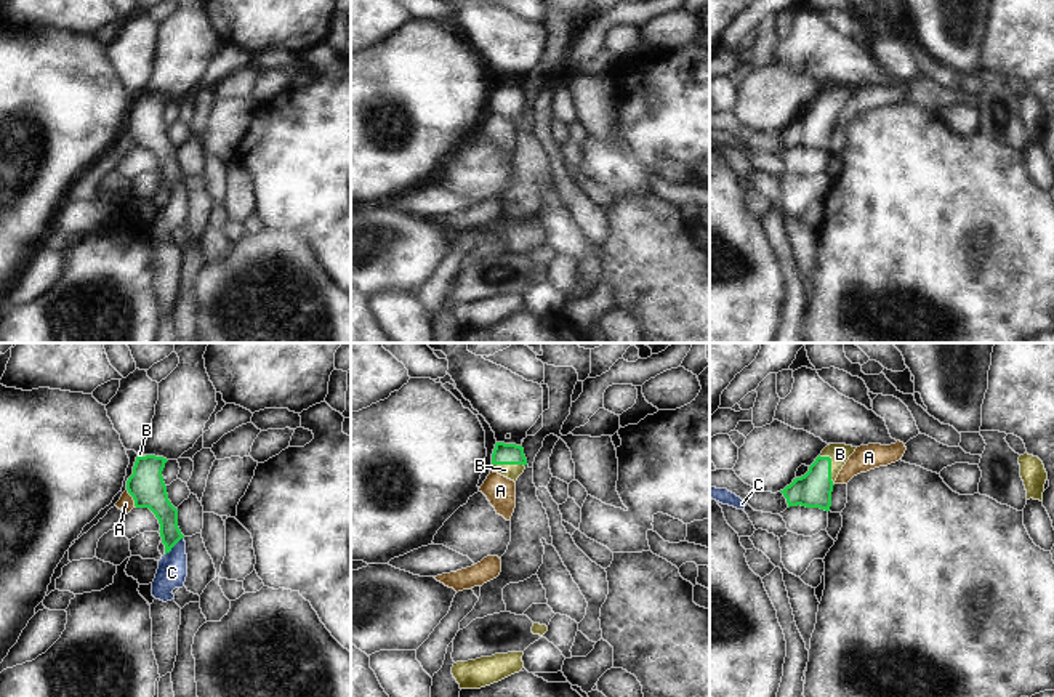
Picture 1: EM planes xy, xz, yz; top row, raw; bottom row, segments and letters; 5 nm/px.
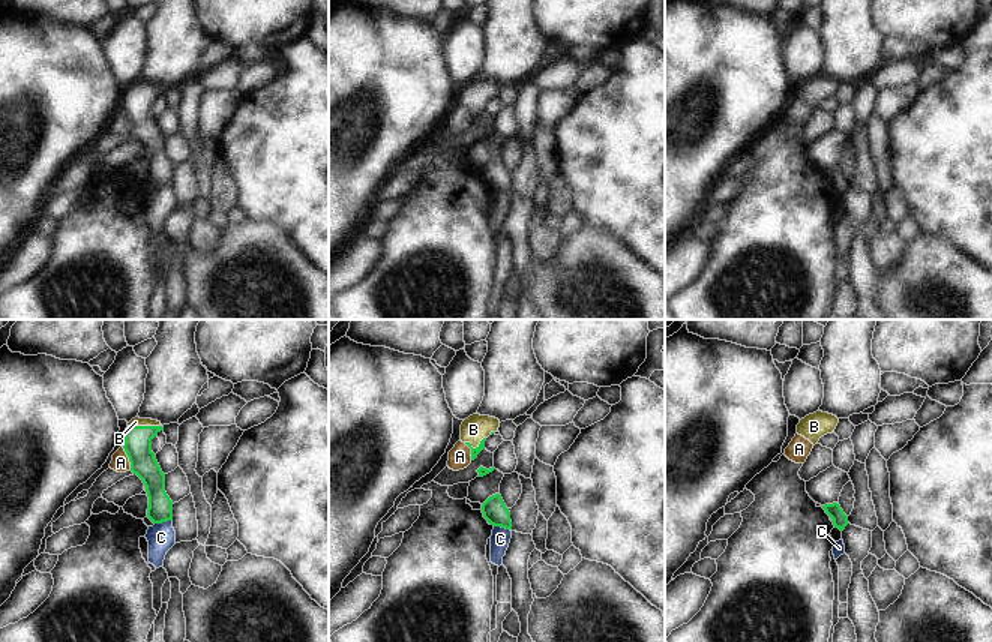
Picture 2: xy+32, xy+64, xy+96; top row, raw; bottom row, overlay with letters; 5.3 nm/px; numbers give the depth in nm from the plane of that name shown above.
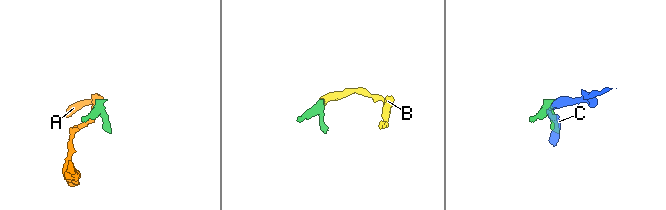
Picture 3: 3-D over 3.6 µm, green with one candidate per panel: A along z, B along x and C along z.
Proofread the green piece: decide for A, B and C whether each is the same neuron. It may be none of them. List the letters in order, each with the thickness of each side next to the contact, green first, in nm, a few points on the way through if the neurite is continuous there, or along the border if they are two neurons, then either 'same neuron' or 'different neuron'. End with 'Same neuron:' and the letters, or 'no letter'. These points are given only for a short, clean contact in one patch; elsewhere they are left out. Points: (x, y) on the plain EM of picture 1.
A: calibres 180 and 80 nm; different neuron
B: calibres 180 and 100 nm; way yz (814, 130), (830, 108), (840, 95); same neuron
C: calibres 120 and 150 nm; border xy (183, 178), (165, 196); different neuron
Same neuron: B

